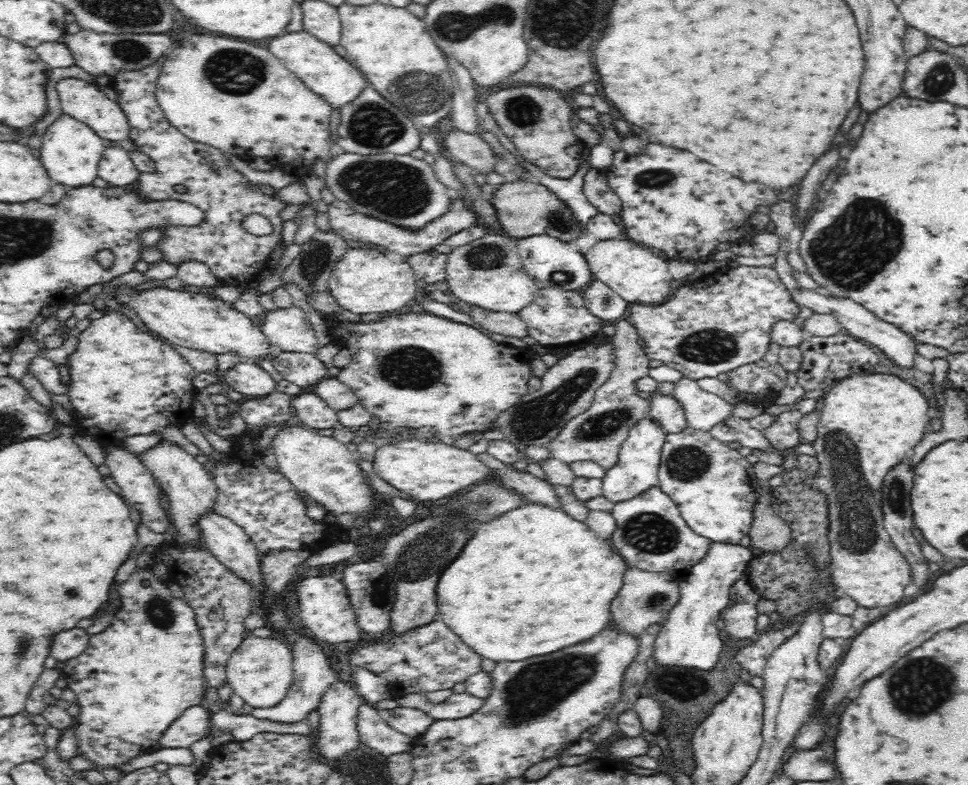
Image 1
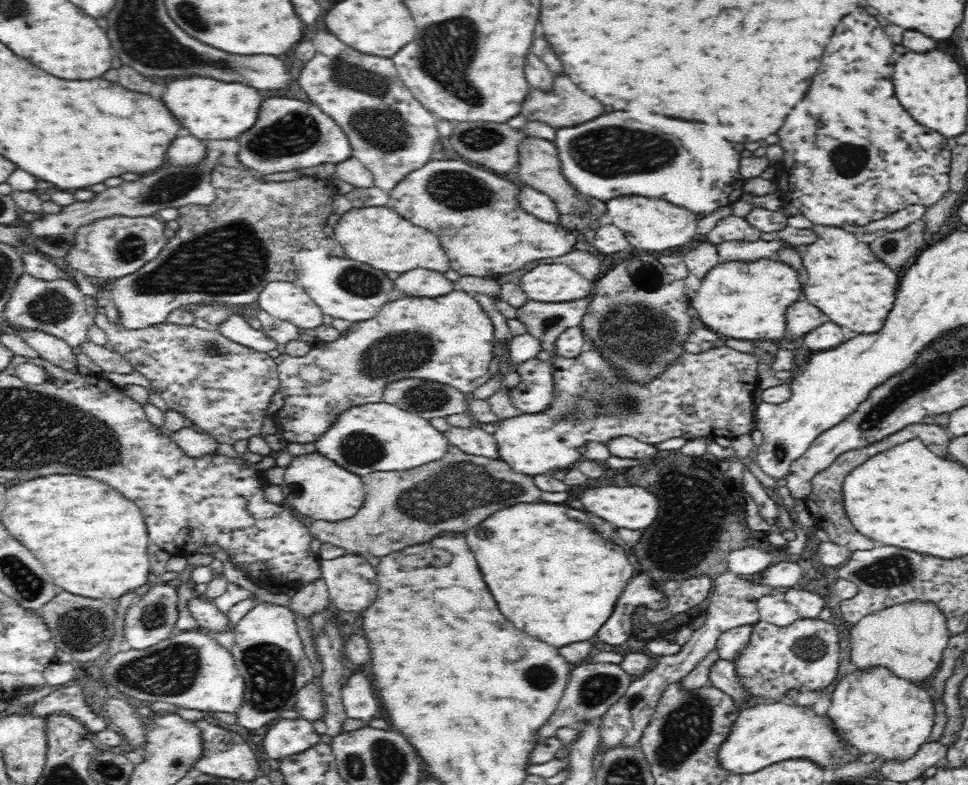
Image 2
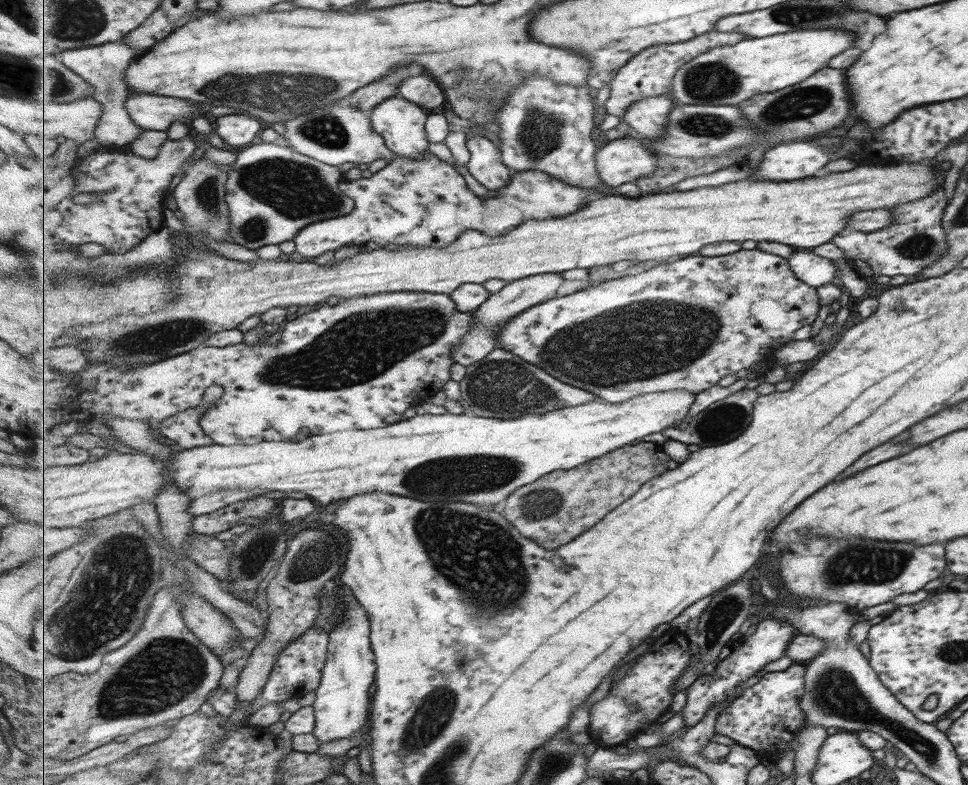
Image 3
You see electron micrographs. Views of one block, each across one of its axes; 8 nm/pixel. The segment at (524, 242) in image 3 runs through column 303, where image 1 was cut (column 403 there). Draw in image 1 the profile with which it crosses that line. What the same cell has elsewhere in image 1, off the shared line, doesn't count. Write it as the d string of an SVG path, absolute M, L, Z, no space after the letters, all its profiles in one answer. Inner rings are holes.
M352 246L336 264L330 278L331 297L341 310L352 314L386 314L396 312L402 306L414 302L420 289L420 283L414 276L411 266L403 262L392 262L388 254L377 248Z

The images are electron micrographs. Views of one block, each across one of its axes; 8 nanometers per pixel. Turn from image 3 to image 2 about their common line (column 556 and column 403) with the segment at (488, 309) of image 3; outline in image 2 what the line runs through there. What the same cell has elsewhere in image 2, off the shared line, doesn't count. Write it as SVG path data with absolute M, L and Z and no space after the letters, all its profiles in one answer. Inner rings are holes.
M414 269L392 280L396 292L402 292L406 297L416 298L444 296L444 293L452 292L452 283L443 273L428 269Z

